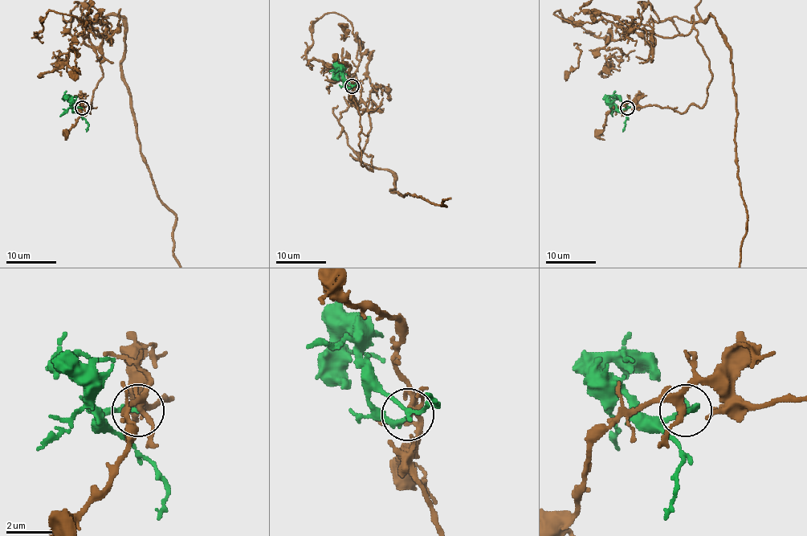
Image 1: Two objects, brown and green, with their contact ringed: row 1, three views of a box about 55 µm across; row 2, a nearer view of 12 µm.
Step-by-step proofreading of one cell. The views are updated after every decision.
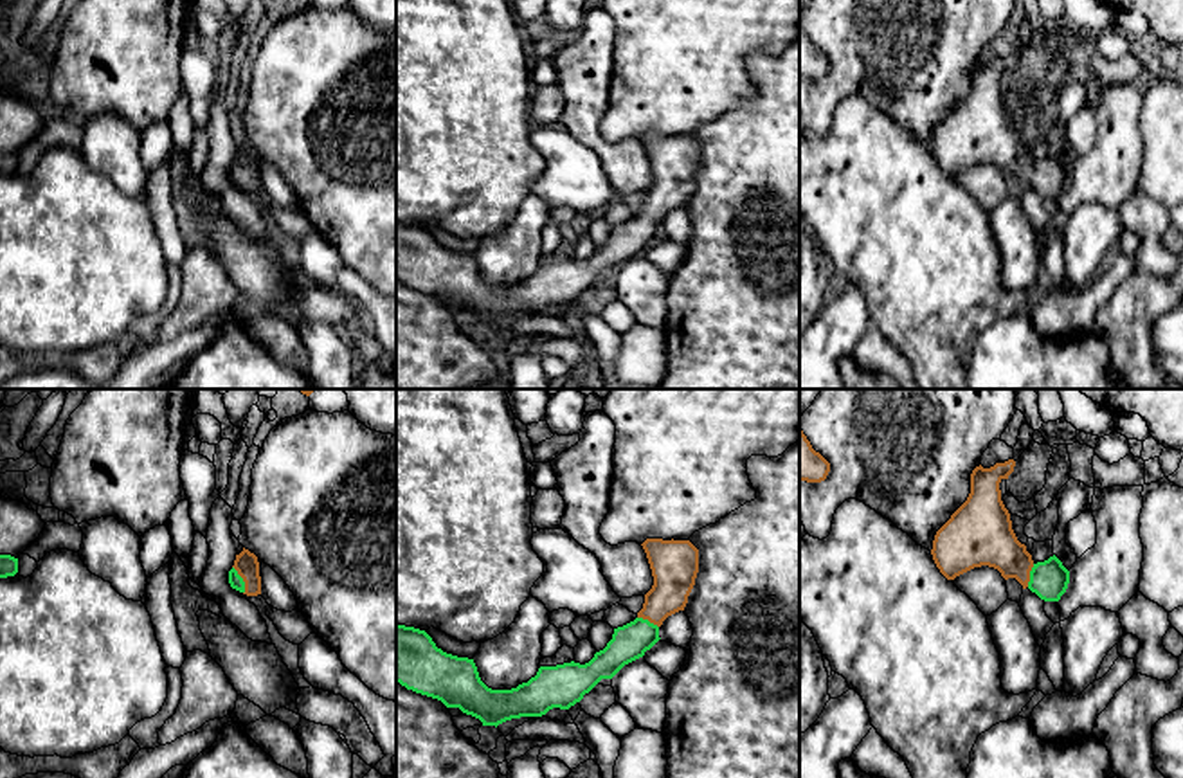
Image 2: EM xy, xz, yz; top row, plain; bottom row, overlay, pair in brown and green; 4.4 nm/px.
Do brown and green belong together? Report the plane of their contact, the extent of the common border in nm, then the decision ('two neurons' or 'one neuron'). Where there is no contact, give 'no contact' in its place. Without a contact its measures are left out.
xy | 140 nm | one neuron

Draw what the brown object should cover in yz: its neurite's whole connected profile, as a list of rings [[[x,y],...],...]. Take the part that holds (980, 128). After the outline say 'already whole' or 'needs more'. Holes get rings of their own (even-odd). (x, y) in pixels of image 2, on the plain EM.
[[[1016,58],[976,63],[967,97],[936,128],[933,157],[947,176],[981,162],[994,164],[1005,176],[1016,175],[1044,198],[1059,198],[1070,180],[1070,167],[1053,151],[1034,158],[1012,126],[1001,97],[999,79],[1014,68]]]; needs more

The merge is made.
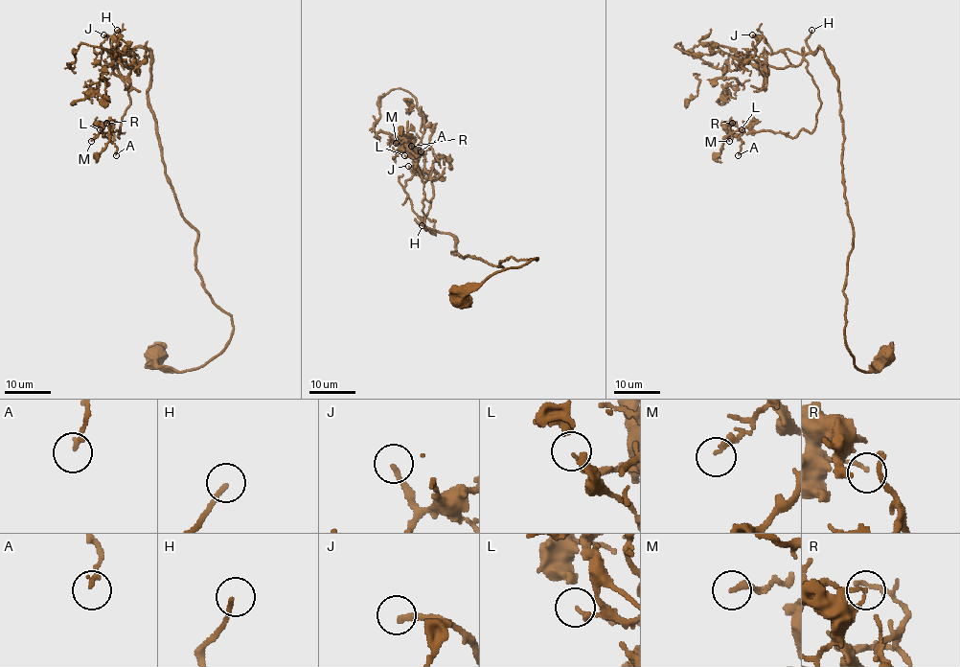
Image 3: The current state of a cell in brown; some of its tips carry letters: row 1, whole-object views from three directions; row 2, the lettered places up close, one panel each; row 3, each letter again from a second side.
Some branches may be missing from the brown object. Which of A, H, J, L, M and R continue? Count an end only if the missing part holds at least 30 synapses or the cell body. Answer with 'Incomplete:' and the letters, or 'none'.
Incomplete: H, J

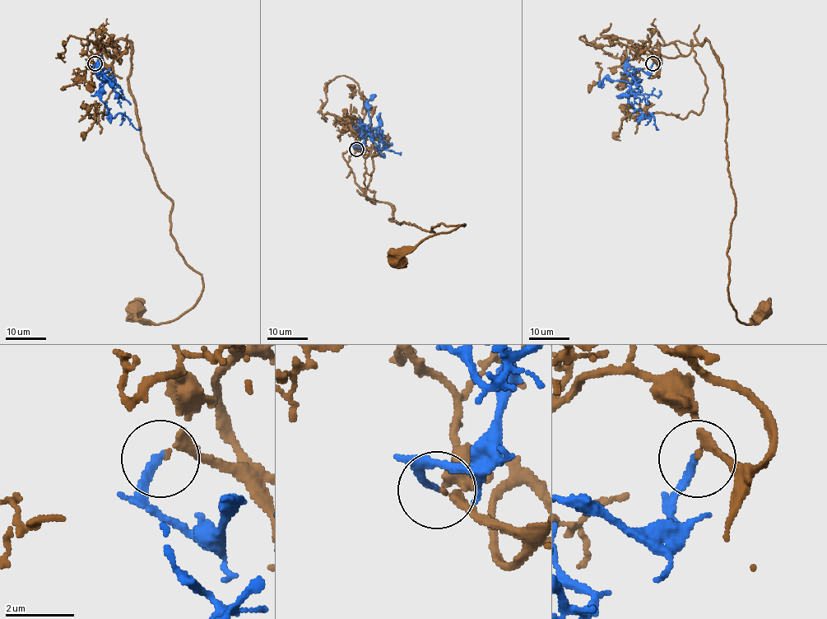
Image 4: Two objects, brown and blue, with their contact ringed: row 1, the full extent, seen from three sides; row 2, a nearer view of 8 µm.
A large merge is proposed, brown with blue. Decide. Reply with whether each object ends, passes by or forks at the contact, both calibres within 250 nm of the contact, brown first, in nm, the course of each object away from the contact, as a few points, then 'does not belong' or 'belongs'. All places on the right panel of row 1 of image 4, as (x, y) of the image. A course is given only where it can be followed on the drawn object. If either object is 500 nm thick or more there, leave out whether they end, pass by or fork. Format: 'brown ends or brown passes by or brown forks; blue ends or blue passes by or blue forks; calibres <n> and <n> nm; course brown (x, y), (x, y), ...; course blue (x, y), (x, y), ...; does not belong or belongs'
brown passes by; blue ends; calibres 150 and 200 nm; course brown (652, 64), (652, 52), (676, 58), (705, 39), (722, 68), (736, 202), (729, 302), (741, 323), (762, 309); course blue (652, 64), (648, 72), (625, 70), (639, 79), (638, 90), (629, 102), (645, 118), (652, 114), (656, 127); belongs

